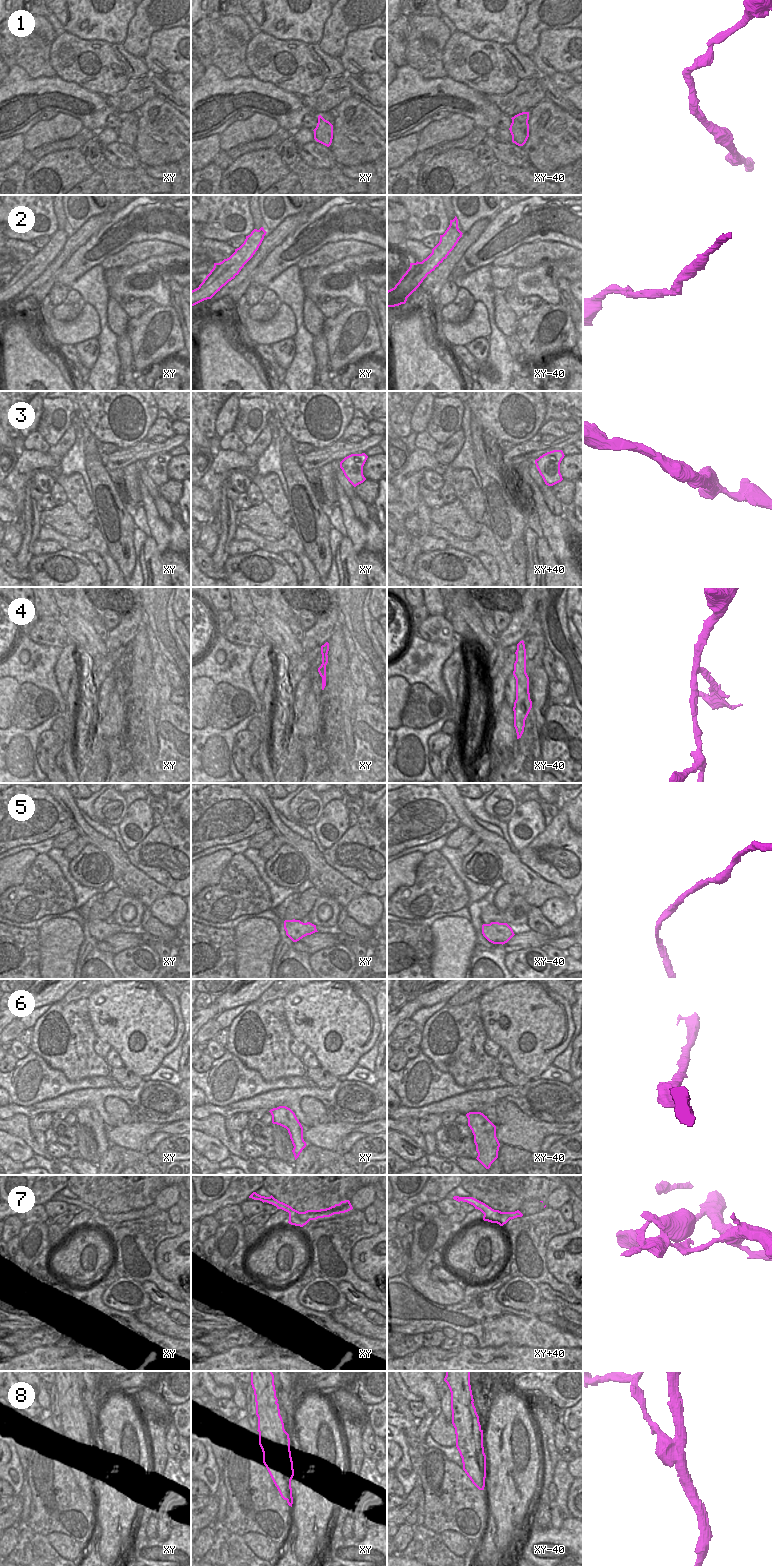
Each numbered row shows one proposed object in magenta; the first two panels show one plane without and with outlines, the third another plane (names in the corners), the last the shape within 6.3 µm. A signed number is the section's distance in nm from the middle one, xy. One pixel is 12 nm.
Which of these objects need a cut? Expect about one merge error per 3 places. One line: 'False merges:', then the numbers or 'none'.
False merges: 4, 7, 8

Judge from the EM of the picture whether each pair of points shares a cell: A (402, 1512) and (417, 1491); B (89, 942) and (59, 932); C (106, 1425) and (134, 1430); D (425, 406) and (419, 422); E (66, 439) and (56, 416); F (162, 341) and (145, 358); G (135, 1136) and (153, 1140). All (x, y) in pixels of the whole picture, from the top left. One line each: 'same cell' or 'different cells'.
A: same cell
B: different cells
C: same cell
D: same cell
E: different cells
F: same cell
G: different cells

